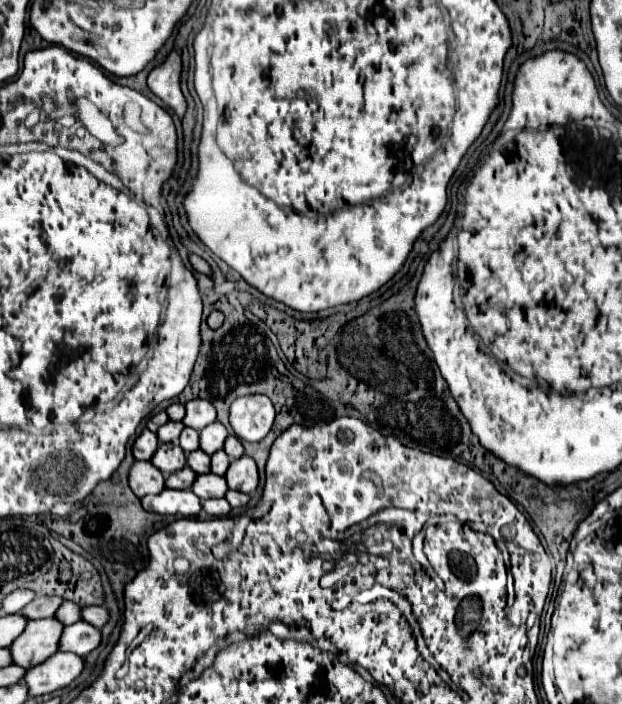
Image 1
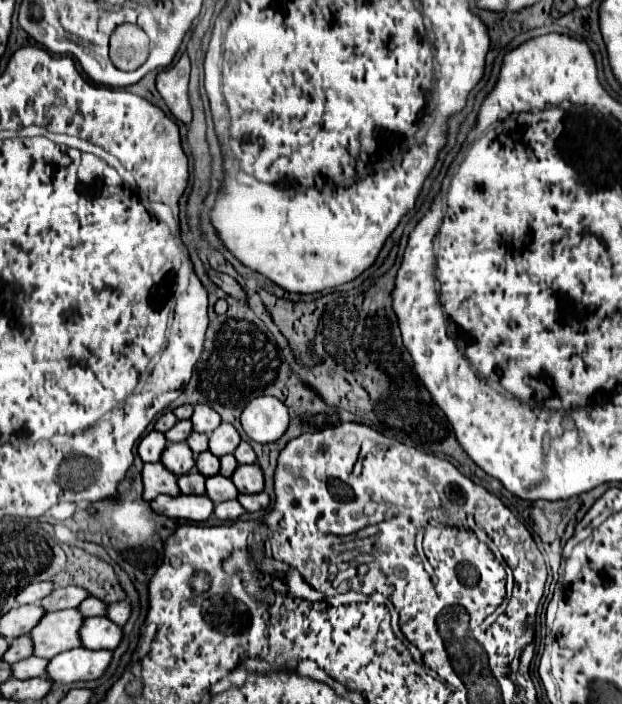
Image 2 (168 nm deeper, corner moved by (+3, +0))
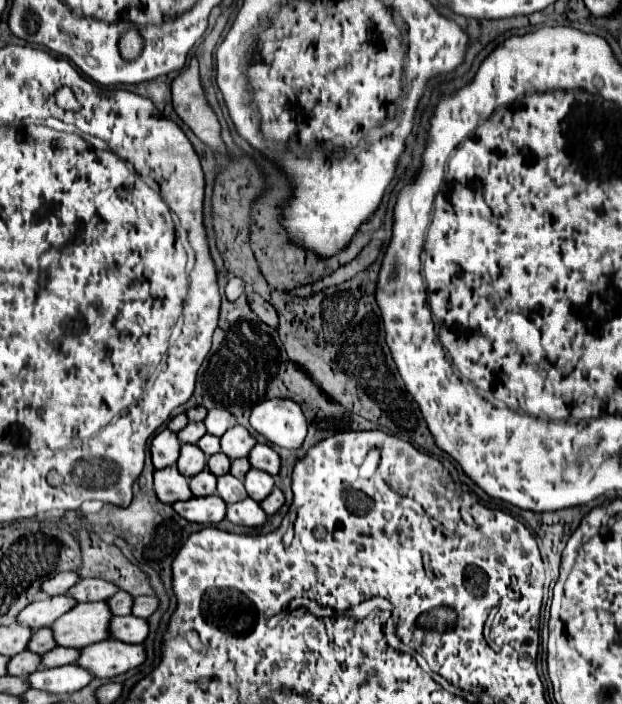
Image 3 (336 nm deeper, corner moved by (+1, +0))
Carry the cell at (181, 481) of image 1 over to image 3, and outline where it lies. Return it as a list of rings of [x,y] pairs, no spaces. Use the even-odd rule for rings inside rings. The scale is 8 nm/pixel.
[[[206,468],[198,476],[190,478],[190,488],[194,496],[212,496],[216,494],[216,476]]]

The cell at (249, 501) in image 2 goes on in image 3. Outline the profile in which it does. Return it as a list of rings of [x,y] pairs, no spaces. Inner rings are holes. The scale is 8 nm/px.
[[[274,488],[272,494],[270,494],[266,500],[262,500],[260,504],[262,504],[262,508],[264,508],[266,514],[276,514],[276,512],[282,508],[282,504],[284,504],[284,494],[282,494],[282,490],[280,490],[280,488]]]

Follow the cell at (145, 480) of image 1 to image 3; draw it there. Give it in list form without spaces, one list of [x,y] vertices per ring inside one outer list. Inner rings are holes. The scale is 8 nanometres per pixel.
[[[168,466],[154,472],[154,490],[164,504],[192,498],[192,490],[176,466]]]

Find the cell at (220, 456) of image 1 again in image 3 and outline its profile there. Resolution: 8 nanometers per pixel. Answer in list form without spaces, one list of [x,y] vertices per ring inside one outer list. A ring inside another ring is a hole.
[[[238,458],[238,460],[234,460],[234,462],[232,462],[230,472],[232,472],[232,476],[236,476],[236,478],[240,478],[240,480],[242,480],[250,468],[252,468],[252,466],[250,466],[248,458]]]

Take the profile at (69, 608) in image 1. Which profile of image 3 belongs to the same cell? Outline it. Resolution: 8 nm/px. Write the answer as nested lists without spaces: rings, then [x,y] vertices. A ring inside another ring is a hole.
[[[122,590],[116,592],[114,598],[108,600],[110,610],[114,612],[114,616],[128,616],[128,614],[132,614],[132,602],[134,602],[134,598],[128,592],[122,592]]]

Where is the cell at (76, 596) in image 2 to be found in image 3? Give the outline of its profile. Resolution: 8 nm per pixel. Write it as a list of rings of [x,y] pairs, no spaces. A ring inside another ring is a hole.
[[[84,578],[74,586],[74,590],[70,590],[70,596],[74,596],[78,602],[94,602],[94,600],[108,600],[116,592],[118,586],[108,580]]]

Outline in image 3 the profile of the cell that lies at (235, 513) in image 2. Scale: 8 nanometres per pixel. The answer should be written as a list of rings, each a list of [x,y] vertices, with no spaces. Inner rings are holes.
[[[246,498],[246,500],[242,500],[242,502],[230,504],[226,518],[228,518],[232,524],[248,526],[248,528],[264,526],[264,524],[268,522],[268,514],[266,514],[266,512],[262,510],[262,506],[260,506],[256,500],[252,500],[252,498]]]

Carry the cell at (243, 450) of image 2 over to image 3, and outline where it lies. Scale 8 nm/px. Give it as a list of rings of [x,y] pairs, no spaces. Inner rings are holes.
[[[256,444],[254,450],[250,452],[248,460],[250,460],[252,468],[256,468],[256,470],[268,472],[268,474],[272,474],[272,476],[280,474],[280,456],[278,456],[278,452],[276,452],[272,446],[268,446],[268,444]]]

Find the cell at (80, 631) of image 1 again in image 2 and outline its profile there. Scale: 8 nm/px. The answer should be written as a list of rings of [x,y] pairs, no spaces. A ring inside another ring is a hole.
[[[104,616],[86,618],[80,626],[80,642],[88,650],[114,650],[122,640],[122,628]]]

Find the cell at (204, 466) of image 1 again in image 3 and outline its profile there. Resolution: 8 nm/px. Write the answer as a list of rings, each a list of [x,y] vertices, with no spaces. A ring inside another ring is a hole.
[[[222,452],[210,456],[210,460],[208,460],[208,468],[210,468],[210,472],[212,472],[214,476],[224,476],[224,474],[228,474],[228,472],[230,472],[230,464],[232,464],[230,458],[228,458],[226,454],[222,454]]]

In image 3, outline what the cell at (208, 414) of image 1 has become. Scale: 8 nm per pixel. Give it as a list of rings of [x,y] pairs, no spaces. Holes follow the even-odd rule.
[[[210,410],[204,424],[210,434],[222,436],[228,428],[232,428],[236,424],[236,418],[234,418],[234,414],[230,414],[226,410]]]

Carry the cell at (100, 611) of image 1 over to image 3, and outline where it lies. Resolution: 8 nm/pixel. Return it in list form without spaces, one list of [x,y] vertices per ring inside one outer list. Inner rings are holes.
[[[138,596],[138,598],[134,598],[132,614],[142,616],[142,618],[150,618],[156,612],[158,604],[160,604],[160,600],[156,596]]]

